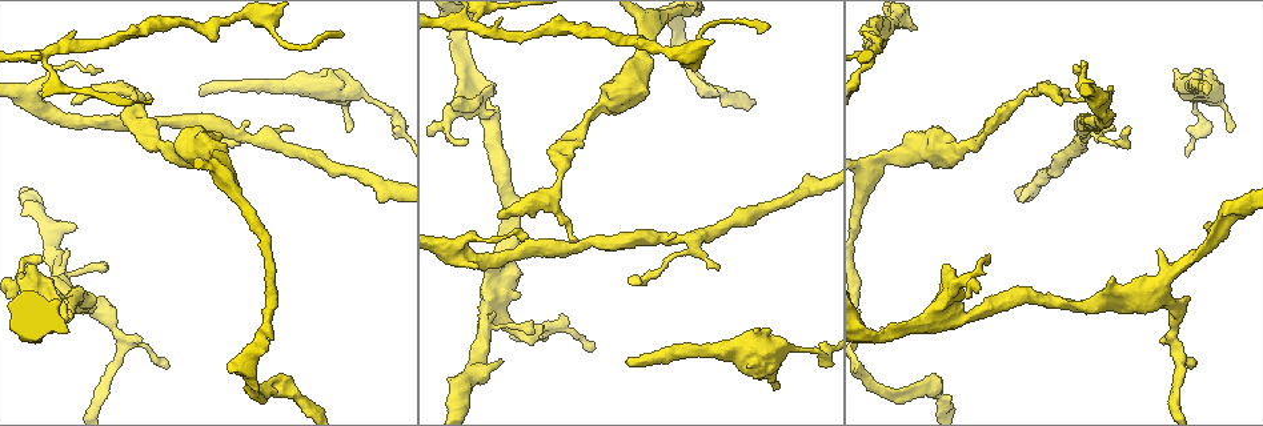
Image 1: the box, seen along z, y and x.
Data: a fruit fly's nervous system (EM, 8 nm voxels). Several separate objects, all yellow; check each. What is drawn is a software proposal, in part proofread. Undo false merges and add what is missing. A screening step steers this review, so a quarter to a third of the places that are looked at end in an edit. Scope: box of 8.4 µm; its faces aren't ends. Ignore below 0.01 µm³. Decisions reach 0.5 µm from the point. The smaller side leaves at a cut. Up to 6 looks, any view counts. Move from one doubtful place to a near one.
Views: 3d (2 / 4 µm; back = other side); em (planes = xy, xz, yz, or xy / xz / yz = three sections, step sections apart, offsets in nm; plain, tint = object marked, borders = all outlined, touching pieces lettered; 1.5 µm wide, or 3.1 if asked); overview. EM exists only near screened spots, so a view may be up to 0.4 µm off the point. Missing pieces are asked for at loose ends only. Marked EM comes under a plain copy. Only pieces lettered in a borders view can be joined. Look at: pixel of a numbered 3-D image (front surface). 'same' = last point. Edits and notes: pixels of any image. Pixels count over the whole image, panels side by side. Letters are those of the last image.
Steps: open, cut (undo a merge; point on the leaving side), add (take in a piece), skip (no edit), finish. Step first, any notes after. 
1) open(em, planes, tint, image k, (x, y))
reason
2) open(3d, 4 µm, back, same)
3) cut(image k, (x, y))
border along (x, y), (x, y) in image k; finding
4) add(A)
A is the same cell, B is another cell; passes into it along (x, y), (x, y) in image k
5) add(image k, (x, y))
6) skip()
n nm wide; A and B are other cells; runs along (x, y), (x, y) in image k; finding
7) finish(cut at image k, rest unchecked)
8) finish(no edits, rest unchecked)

open(3d, 2 µm, image 1, (808, 350))
thin neck

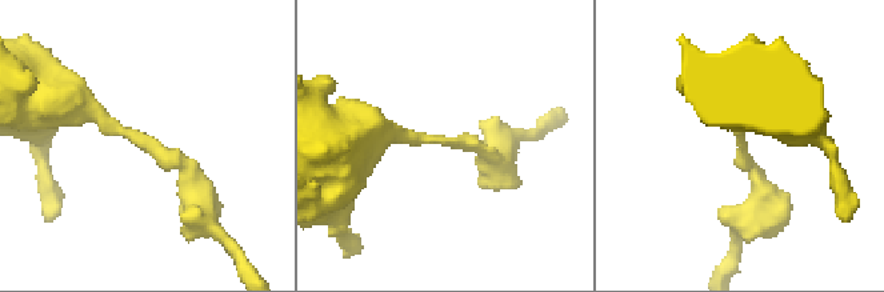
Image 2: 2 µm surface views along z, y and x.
open(em, yz, step 8, tint, image 2, (446, 139))
shape alone is not enough

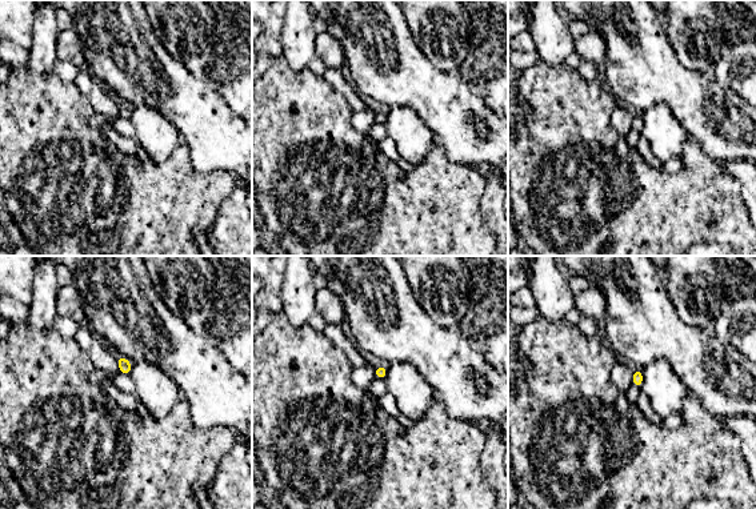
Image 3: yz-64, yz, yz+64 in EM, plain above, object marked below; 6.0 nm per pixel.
open(em, planes, borders, same)

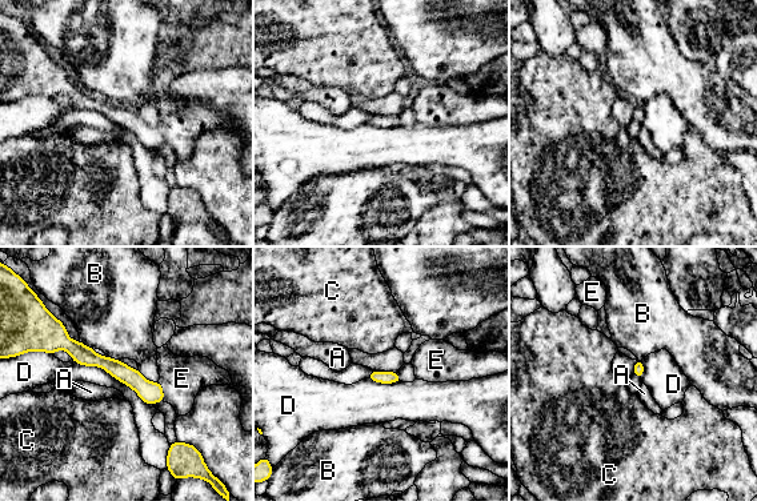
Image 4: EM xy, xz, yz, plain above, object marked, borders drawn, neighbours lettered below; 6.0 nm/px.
skip()
60 nm wide; A, B, C, D and E are other cells; continuous, no second neuron

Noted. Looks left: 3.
open(3d, 2 µm, image 1, (265, 138))
three arms meet

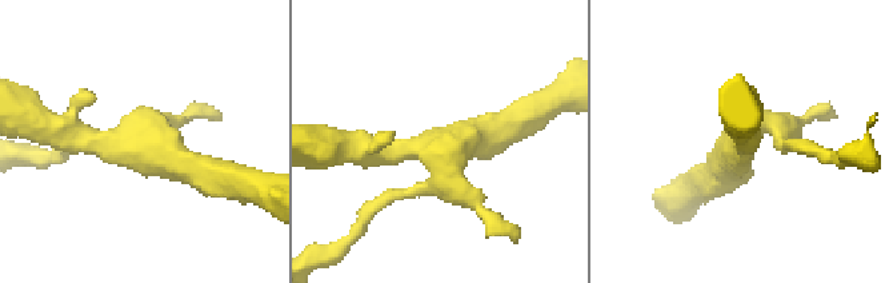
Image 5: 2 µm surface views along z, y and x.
open(em, xz, step 8, tint, image 5, (435, 150))
now the EM

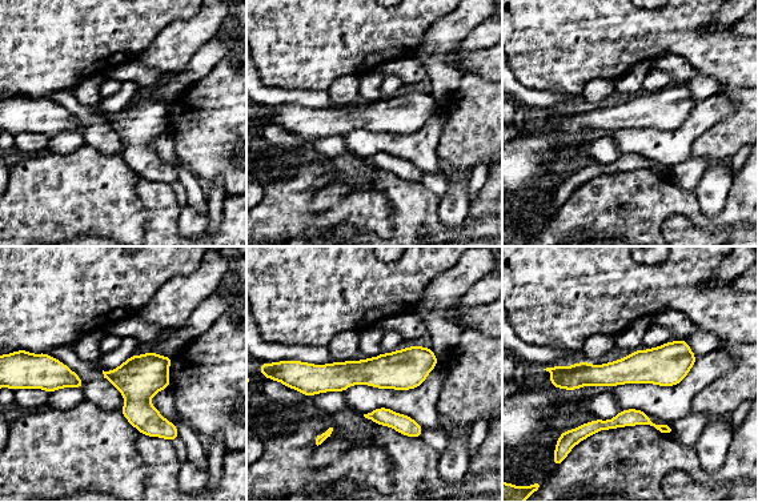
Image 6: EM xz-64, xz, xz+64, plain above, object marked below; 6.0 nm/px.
open(em, planes, borders, same)

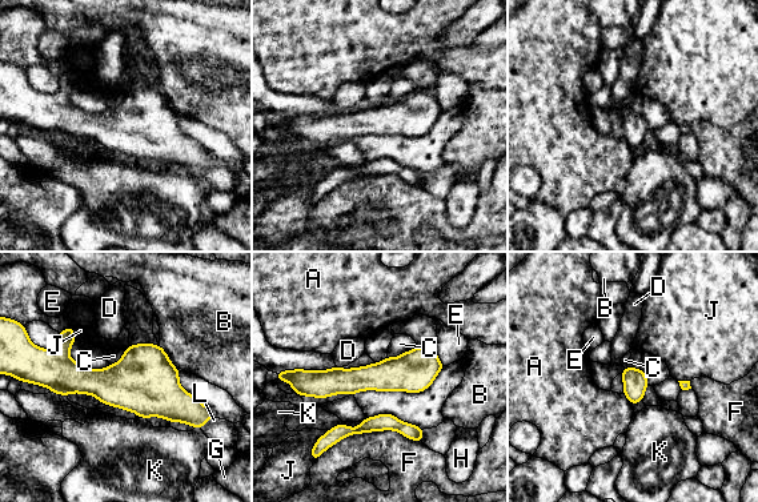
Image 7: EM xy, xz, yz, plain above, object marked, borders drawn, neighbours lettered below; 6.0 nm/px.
skip()
F touches over 550 nm; A, B, C, D, E, F, G, H, J, K and L are other cells; runs along (438, 365), (364, 378), (311, 373) in image 7; continuous, no second neuron

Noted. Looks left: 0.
finish(no edits, rest unchecked)

